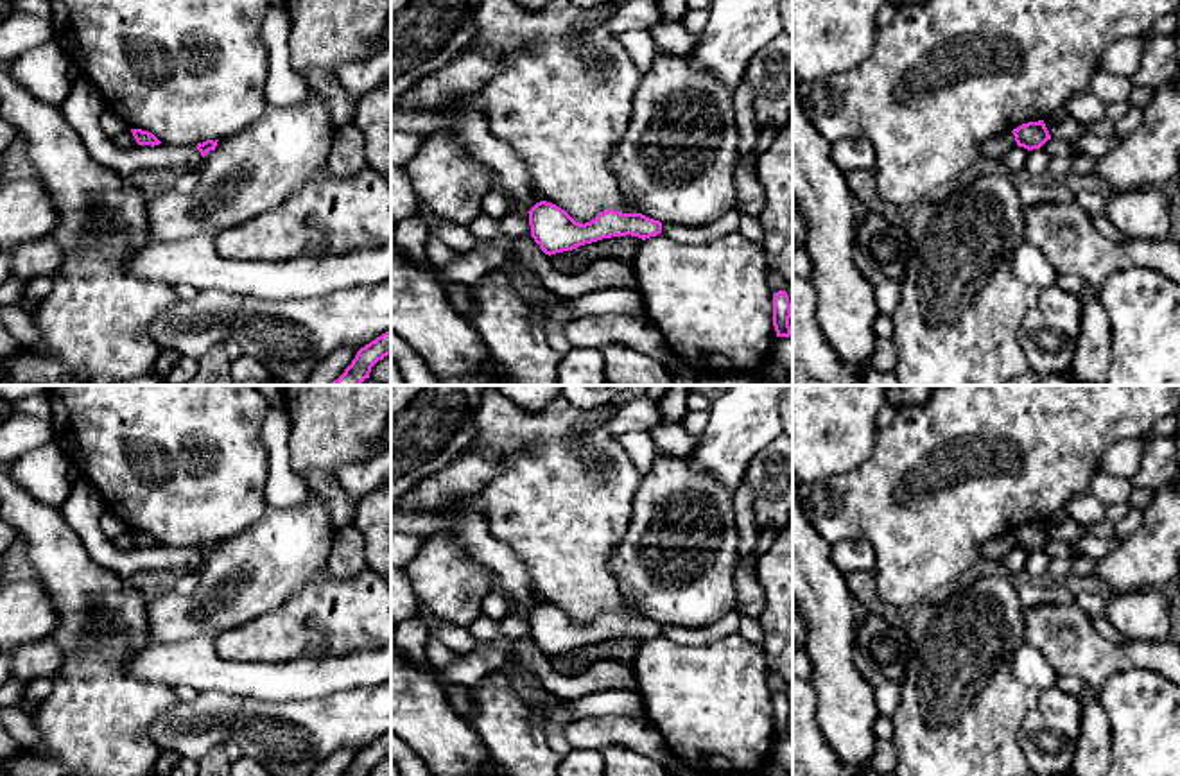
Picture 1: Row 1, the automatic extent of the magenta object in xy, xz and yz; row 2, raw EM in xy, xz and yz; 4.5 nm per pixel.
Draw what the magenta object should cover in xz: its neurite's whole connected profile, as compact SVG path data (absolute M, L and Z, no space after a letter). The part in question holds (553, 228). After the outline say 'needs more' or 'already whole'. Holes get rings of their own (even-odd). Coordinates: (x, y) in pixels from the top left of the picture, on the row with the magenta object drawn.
M547 201L536 203L527 213L531 237L549 256L603 238L631 235L646 240L662 233L662 222L642 213L606 210L590 222L581 224Z; already whole

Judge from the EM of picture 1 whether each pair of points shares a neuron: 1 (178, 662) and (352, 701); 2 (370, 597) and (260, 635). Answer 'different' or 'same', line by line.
1: different
2: same

